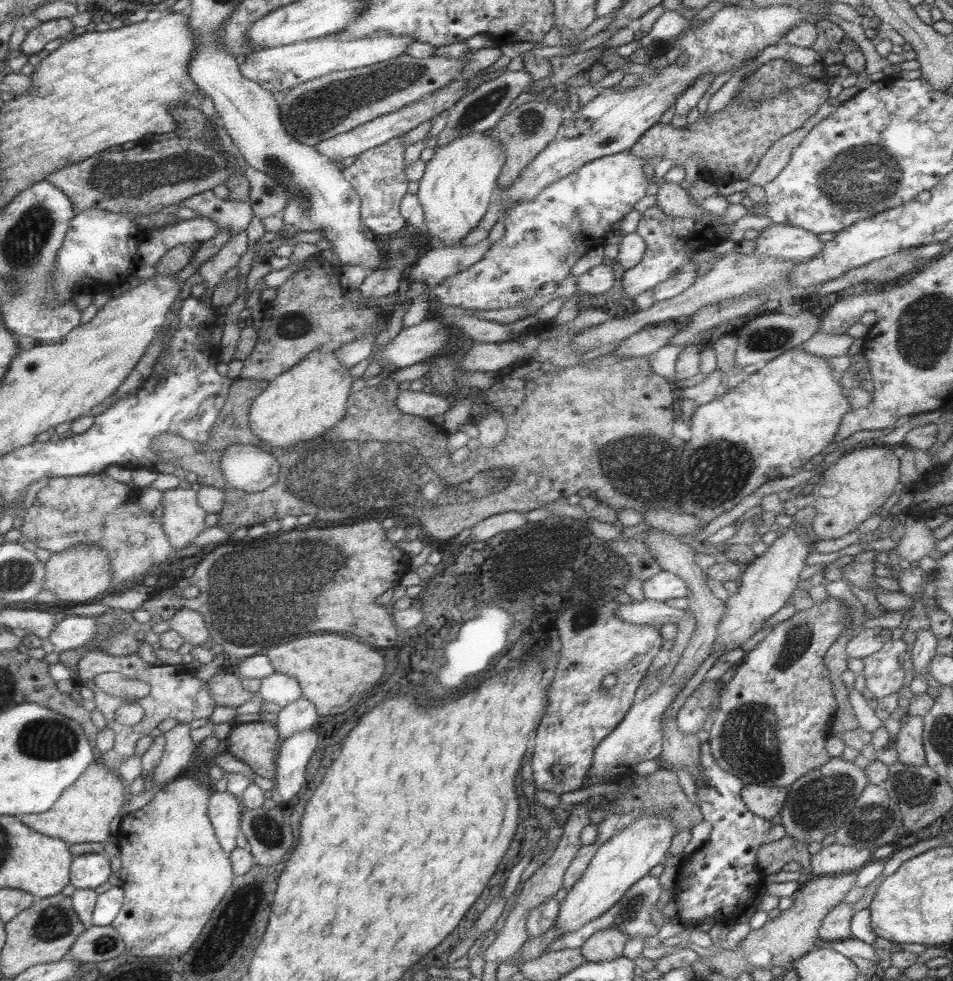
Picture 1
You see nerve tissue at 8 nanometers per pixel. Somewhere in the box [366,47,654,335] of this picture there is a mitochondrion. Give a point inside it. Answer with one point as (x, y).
(396, 78)

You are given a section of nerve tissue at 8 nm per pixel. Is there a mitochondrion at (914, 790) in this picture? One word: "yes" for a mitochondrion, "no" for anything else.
yes

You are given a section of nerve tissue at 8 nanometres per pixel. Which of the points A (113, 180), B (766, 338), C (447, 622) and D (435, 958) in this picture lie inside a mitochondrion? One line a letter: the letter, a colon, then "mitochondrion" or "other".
A: mitochondrion
B: mitochondrion
C: other
D: other

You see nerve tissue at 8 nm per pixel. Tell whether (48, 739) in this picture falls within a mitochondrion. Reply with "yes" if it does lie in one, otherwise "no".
yes

